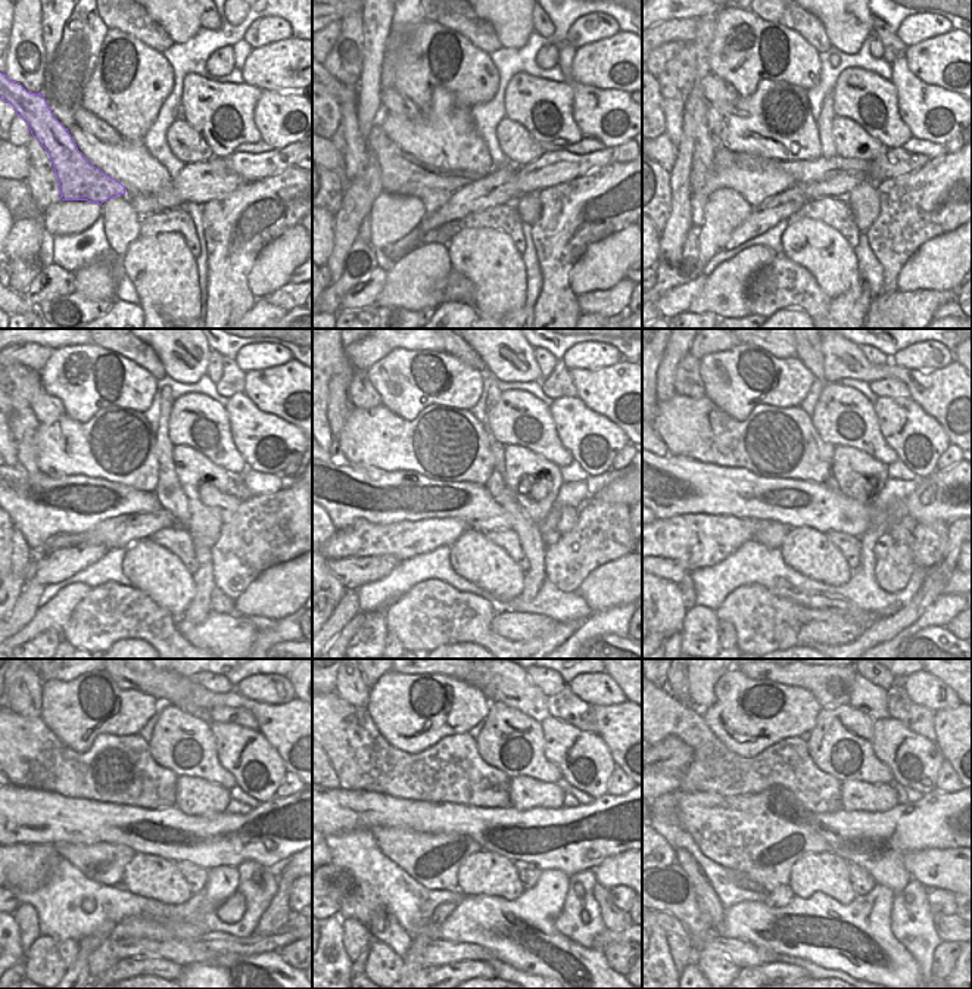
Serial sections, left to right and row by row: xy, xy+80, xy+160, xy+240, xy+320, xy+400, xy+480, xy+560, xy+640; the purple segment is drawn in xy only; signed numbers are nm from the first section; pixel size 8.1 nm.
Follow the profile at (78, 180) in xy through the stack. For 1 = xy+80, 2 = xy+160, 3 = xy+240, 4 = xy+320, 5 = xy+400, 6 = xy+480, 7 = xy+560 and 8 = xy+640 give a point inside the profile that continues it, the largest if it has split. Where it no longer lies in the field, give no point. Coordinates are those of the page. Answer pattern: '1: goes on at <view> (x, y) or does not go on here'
1: goes on at xy+80 (401, 173)
2: goes on at xy+160 (803, 173)
3: goes on at xy+240 (226, 504)
4: goes on at xy+320 (567, 521)
5: goes on at xy+400 (902, 531)
6: goes on at xy+480 (246, 870)
7: goes on at xy+560 (611, 917)
8: goes on at xy+640 (941, 921)

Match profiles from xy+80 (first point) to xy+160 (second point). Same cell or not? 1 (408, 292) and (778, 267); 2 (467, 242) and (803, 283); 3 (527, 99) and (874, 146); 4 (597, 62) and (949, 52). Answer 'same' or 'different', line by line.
1: different
2: different
3: different
4: same

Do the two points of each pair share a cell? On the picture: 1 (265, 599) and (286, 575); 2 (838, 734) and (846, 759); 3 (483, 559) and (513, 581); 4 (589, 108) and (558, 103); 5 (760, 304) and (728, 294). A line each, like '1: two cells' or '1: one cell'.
1: one cell
2: one cell
3: one cell
4: two cells
5: two cells

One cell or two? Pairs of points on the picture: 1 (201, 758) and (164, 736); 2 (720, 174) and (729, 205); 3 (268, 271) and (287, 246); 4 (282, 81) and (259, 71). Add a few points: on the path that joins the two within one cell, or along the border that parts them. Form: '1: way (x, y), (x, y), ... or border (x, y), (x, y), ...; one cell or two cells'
1: way (192, 752), (173, 736); one cell
2: border (753, 207), (729, 189), (716, 189), (701, 212); two cells
3: way (273, 266), (284, 252); one cell
4: way (276, 75), (271, 71), (265, 71); one cell

